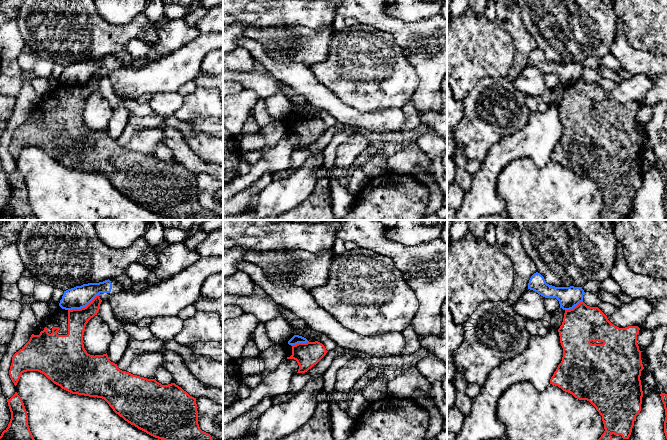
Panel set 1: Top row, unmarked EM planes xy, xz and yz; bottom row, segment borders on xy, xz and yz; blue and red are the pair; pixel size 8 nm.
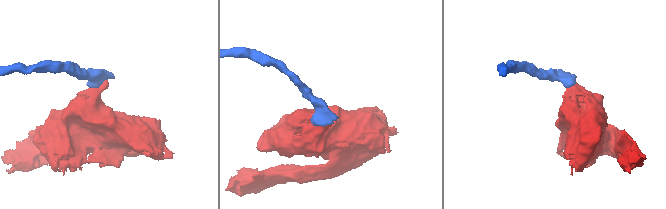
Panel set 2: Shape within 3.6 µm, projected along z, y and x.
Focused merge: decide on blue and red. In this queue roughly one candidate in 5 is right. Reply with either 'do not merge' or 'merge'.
do not merge

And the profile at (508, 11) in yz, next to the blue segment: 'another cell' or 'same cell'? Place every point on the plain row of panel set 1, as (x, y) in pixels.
another cell

